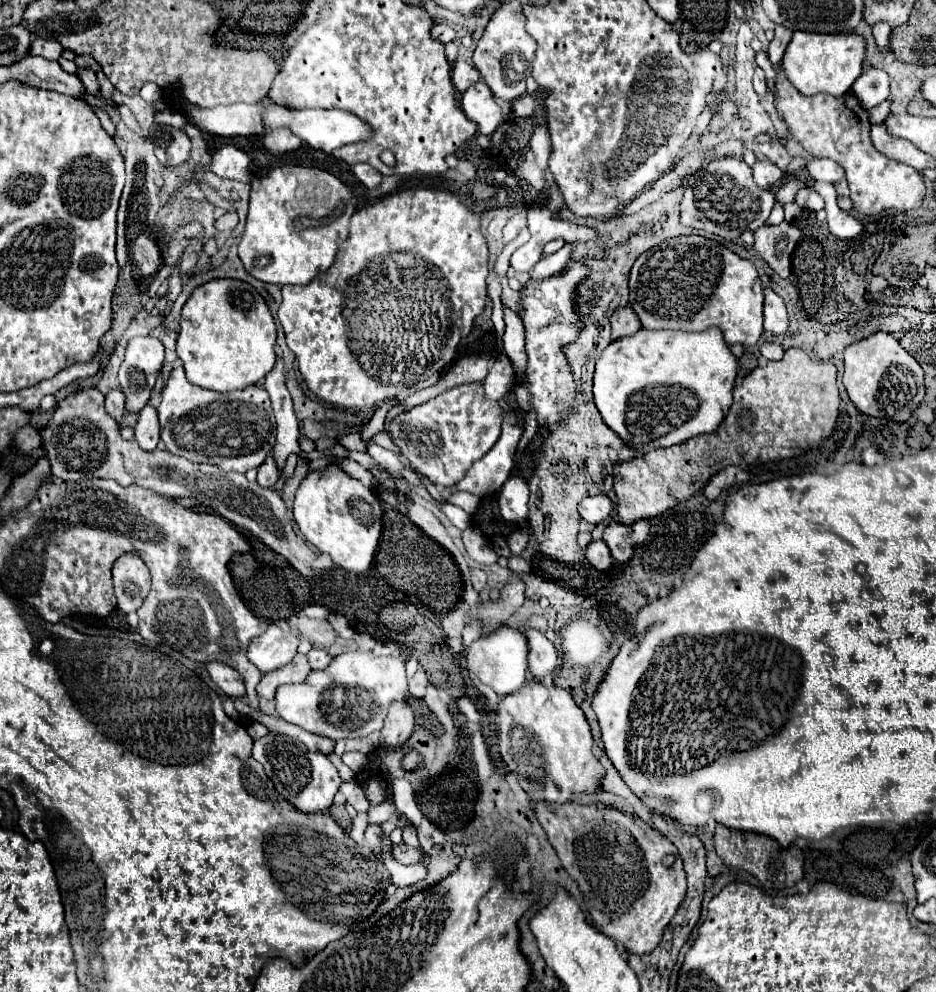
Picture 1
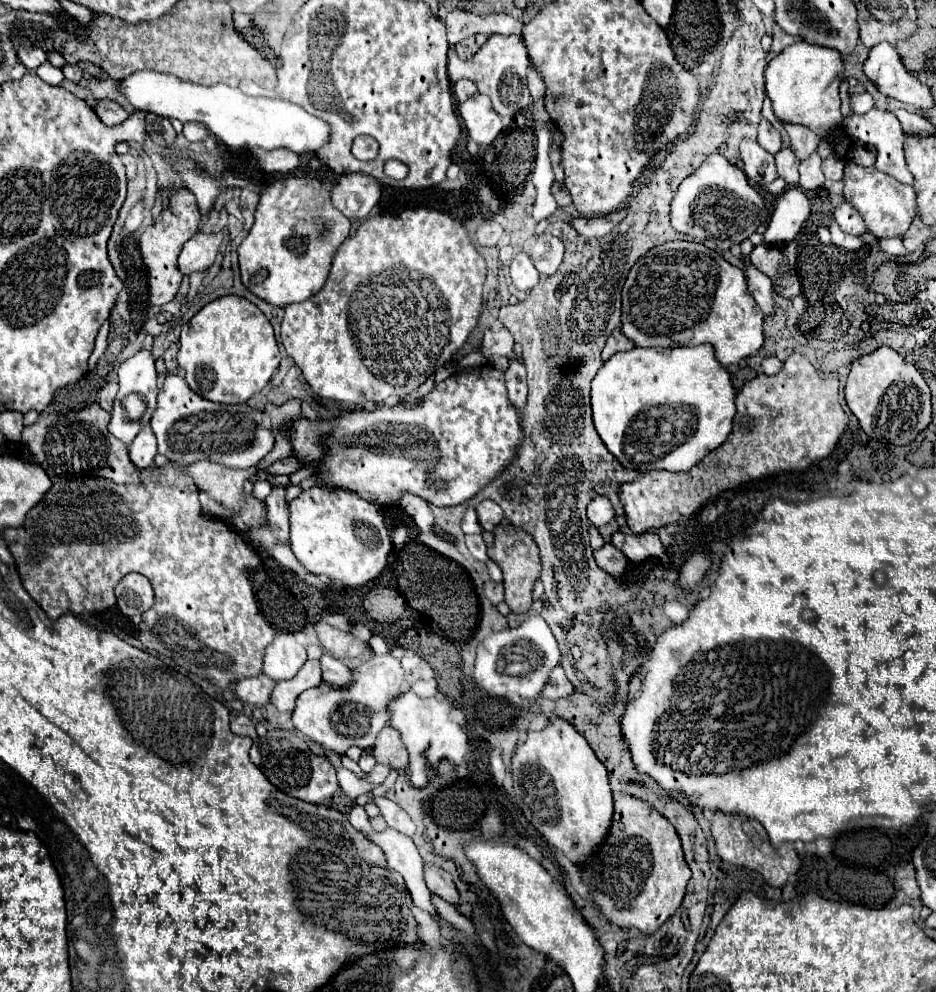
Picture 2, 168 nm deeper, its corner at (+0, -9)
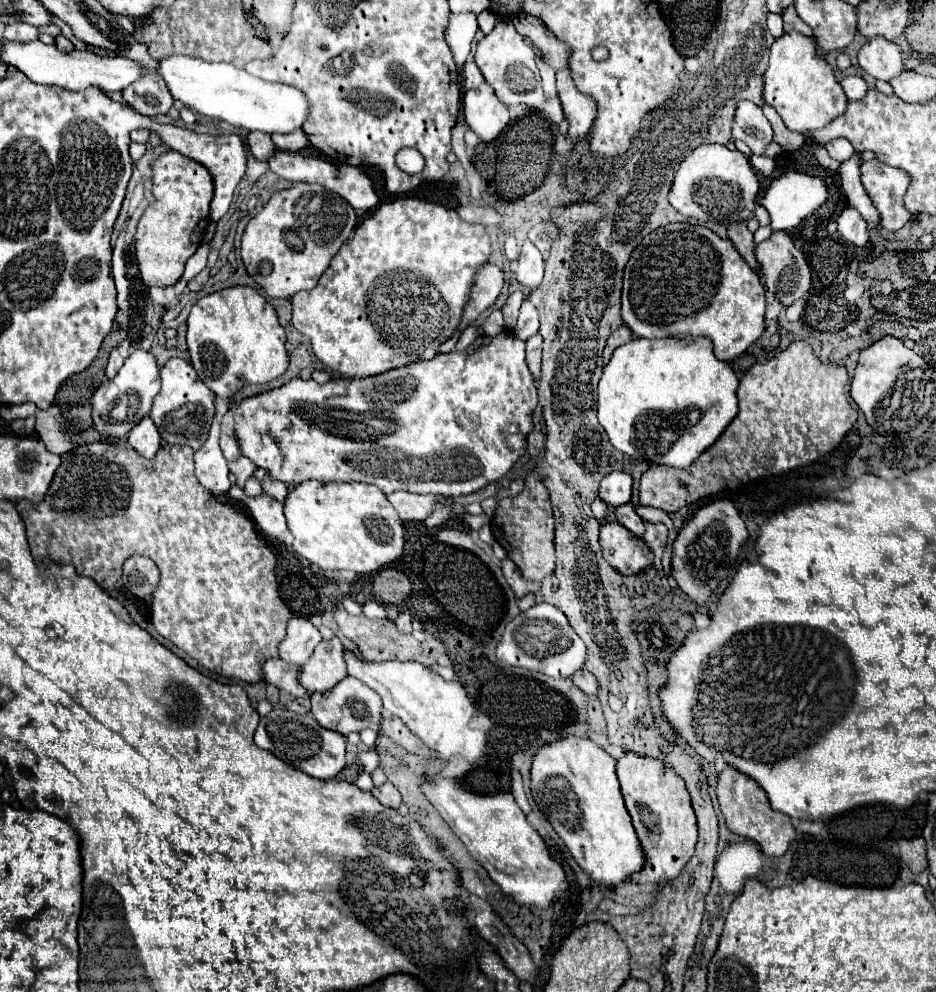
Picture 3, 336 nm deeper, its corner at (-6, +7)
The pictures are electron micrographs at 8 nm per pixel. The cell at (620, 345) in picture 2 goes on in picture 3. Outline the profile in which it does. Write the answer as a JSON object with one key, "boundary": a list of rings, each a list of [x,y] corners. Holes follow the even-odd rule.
{"boundary":[[[621,326],[619,330],[615,330],[615,332],[609,336],[607,346],[605,346],[605,352],[603,352],[603,360],[605,360],[605,364],[611,360],[611,354],[613,354],[615,348],[619,348],[619,346],[631,342],[631,340],[633,340],[633,332],[629,332],[627,326]]]}

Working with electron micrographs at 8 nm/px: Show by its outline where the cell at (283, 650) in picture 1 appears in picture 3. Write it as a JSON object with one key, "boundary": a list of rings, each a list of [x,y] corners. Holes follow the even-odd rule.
{"boundary":[[[291,618],[287,624],[287,636],[279,646],[279,656],[285,662],[291,662],[295,666],[305,664],[309,656],[313,654],[315,646],[321,642],[319,630],[305,618]]]}

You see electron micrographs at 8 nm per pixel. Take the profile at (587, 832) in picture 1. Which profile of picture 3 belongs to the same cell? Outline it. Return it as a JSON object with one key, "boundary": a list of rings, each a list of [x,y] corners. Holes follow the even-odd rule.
{"boundary":[[[625,752],[617,760],[617,778],[647,858],[645,868],[633,876],[633,882],[645,884],[673,880],[693,856],[697,842],[697,818],[685,788],[685,780],[681,780],[681,776],[677,776],[675,770],[665,766],[661,760],[641,756],[637,752]]]}

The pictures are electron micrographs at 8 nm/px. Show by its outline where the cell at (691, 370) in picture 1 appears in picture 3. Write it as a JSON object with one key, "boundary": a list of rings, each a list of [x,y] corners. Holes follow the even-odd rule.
{"boundary":[[[635,338],[629,344],[619,346],[609,364],[603,368],[603,376],[599,380],[599,424],[605,428],[611,444],[629,454],[635,460],[645,460],[649,464],[665,464],[665,466],[673,466],[673,468],[687,468],[691,466],[719,436],[721,432],[729,426],[729,422],[737,416],[739,412],[739,400],[737,400],[737,376],[731,370],[731,366],[727,362],[721,362],[715,358],[713,354],[713,344],[707,338],[689,338],[691,342],[685,344],[685,340],[675,340],[675,338],[667,338],[667,340],[645,340],[645,338]]]}

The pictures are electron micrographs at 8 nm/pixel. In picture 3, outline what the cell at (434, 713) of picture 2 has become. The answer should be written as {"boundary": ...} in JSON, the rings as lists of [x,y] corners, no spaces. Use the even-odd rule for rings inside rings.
{"boundary":[[[345,654],[345,662],[349,676],[359,678],[369,688],[373,688],[381,696],[383,708],[401,718],[405,726],[431,750],[437,750],[441,760],[463,756],[469,762],[477,762],[483,756],[487,748],[487,736],[483,736],[483,730],[473,730],[469,726],[475,714],[475,704],[469,700],[465,688],[459,682],[447,682],[437,672],[419,662],[389,660],[373,664],[357,660],[353,654]]]}

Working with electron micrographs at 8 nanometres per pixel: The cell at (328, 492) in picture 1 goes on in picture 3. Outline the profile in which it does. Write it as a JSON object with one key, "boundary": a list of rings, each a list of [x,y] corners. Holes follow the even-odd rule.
{"boundary":[[[307,480],[285,498],[285,518],[293,534],[293,548],[307,562],[323,570],[353,570],[357,574],[379,572],[401,558],[405,548],[403,520],[377,486],[363,482],[321,484]]]}

